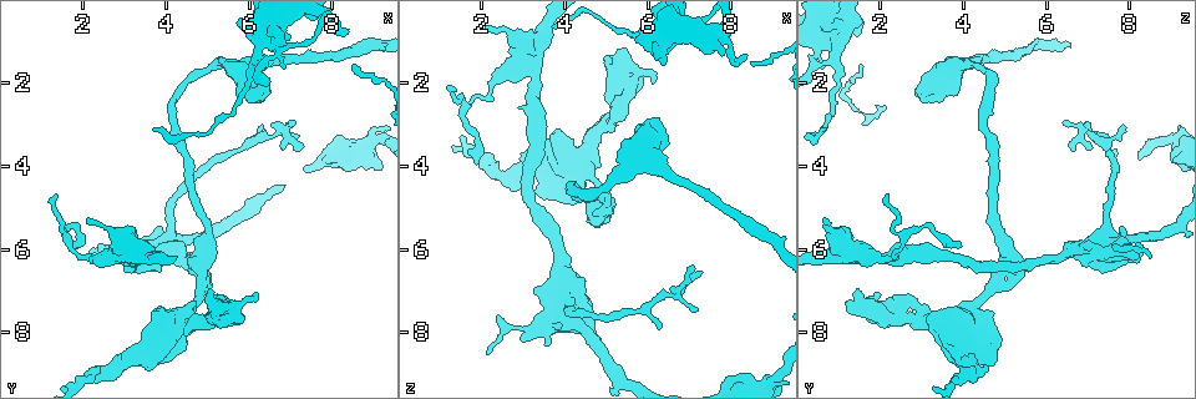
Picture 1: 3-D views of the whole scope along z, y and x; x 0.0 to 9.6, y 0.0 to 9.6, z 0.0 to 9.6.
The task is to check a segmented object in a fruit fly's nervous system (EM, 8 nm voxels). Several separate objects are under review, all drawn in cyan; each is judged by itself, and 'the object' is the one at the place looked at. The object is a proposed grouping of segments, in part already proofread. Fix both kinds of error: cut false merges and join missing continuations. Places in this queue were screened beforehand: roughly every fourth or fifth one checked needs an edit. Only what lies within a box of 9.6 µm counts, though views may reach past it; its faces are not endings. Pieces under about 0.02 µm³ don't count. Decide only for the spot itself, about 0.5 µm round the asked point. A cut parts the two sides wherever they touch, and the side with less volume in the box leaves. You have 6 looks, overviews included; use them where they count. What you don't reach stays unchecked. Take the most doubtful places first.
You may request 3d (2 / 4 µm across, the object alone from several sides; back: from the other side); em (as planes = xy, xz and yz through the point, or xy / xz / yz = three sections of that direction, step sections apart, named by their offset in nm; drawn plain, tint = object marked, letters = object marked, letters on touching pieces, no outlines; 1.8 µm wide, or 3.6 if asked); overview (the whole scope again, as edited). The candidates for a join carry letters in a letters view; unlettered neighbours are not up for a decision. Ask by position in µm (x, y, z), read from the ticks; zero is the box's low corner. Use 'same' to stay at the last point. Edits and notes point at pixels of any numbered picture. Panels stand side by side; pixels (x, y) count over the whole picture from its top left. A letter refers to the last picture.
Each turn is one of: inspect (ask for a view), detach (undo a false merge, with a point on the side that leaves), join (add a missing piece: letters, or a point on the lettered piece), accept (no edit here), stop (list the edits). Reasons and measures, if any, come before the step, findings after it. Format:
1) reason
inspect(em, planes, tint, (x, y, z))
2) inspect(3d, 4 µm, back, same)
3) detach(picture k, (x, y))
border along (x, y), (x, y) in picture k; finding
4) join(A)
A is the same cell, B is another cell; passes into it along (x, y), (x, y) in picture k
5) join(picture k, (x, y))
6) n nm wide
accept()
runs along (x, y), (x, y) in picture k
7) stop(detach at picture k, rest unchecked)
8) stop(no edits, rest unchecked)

sudden change in width
inspect(em, 3.6 µm, xy, step 4, letters, (6.40, 0.90, 0.95))

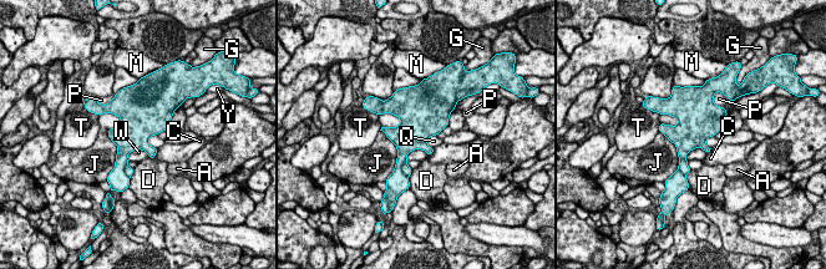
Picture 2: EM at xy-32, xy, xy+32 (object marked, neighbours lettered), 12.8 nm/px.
detach(picture 2, (406, 169))
A, C, D, G, J, M, P, Q, T, W and Y are other cells; border along (406, 161), (401, 167), (403, 172) in picture 2; a second cell is stuck on

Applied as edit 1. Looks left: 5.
see it whole again
inspect(overview)

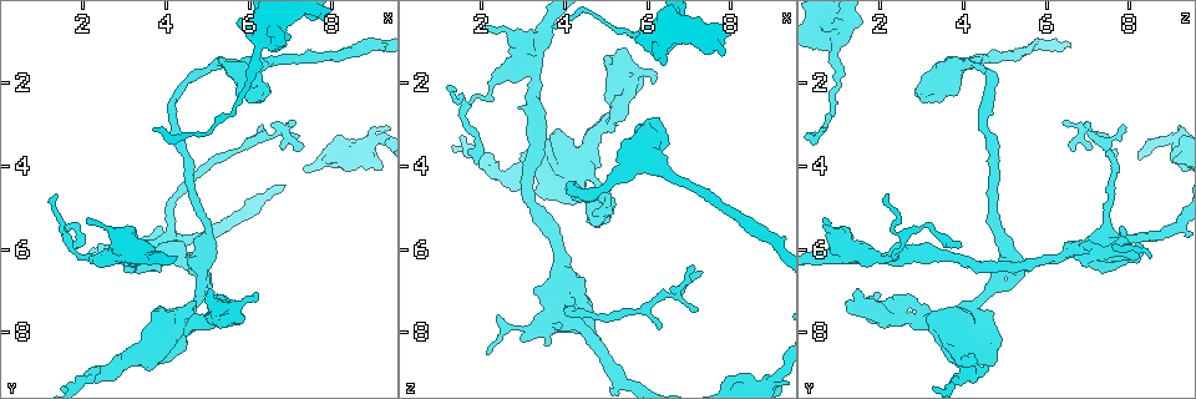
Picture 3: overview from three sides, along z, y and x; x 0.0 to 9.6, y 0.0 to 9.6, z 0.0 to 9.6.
free end
inspect(3d, 4 µm, back, (3.70, 3.05, 0.60))

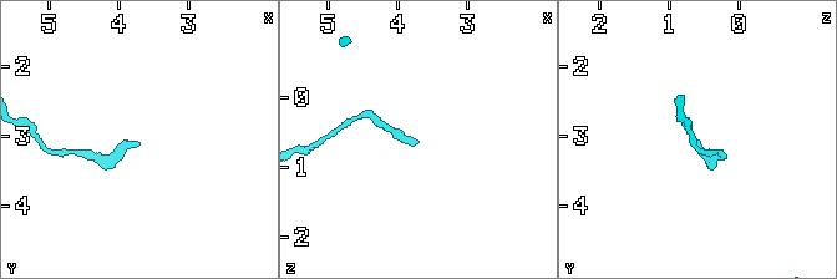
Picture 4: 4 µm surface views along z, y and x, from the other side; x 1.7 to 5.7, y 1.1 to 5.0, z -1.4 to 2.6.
inspect(em, yz, step 16, letters, (3.75, 3.05, 0.70))

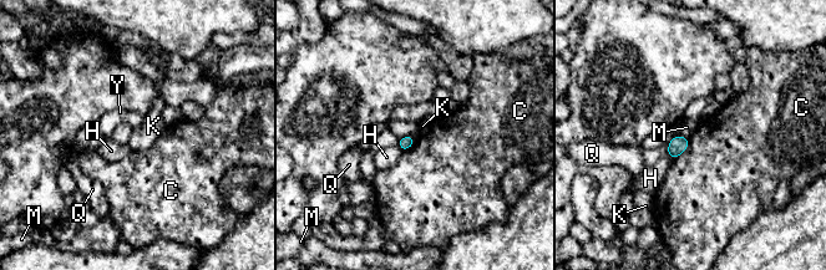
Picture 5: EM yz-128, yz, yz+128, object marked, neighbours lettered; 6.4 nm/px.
accept()
C, H, K, M, Q and Y are other cells; border along (411, 136), (415, 141) in picture 5; no lettered piece goes on from it

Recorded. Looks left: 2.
stop(detach at picture 2, rest unchecked)

